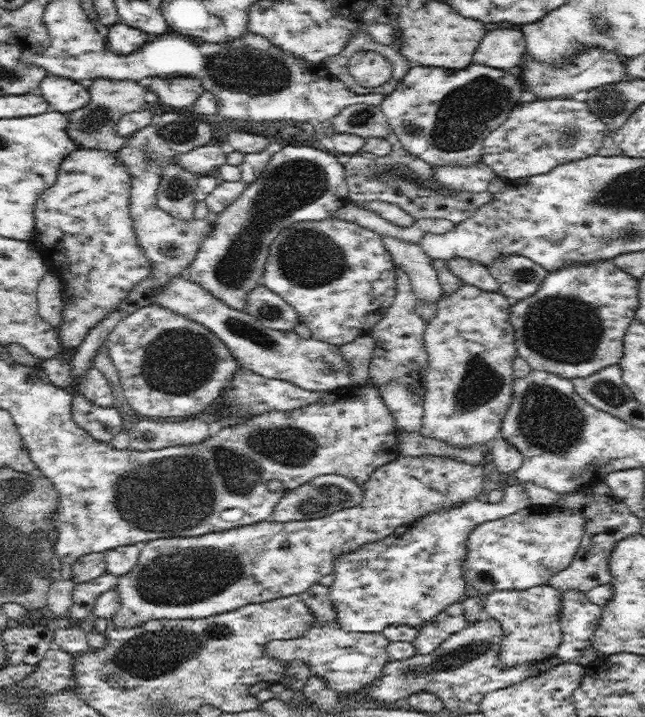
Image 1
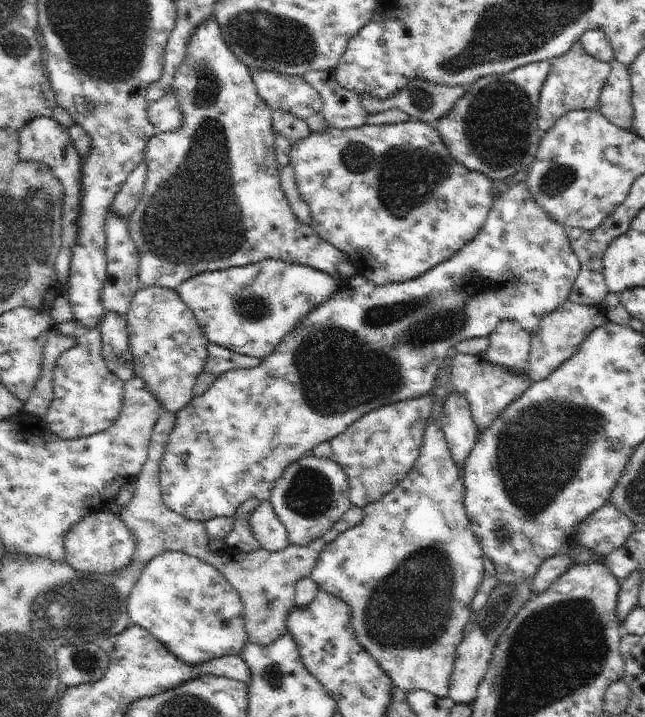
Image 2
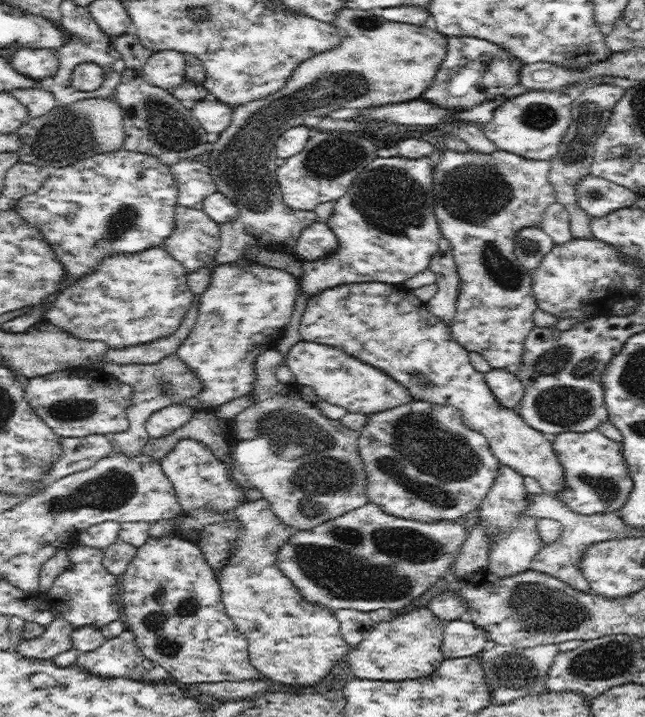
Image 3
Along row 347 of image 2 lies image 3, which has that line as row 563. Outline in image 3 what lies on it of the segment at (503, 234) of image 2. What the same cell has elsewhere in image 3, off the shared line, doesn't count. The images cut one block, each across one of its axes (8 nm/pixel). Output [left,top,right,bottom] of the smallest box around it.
[276,503,469,612]

